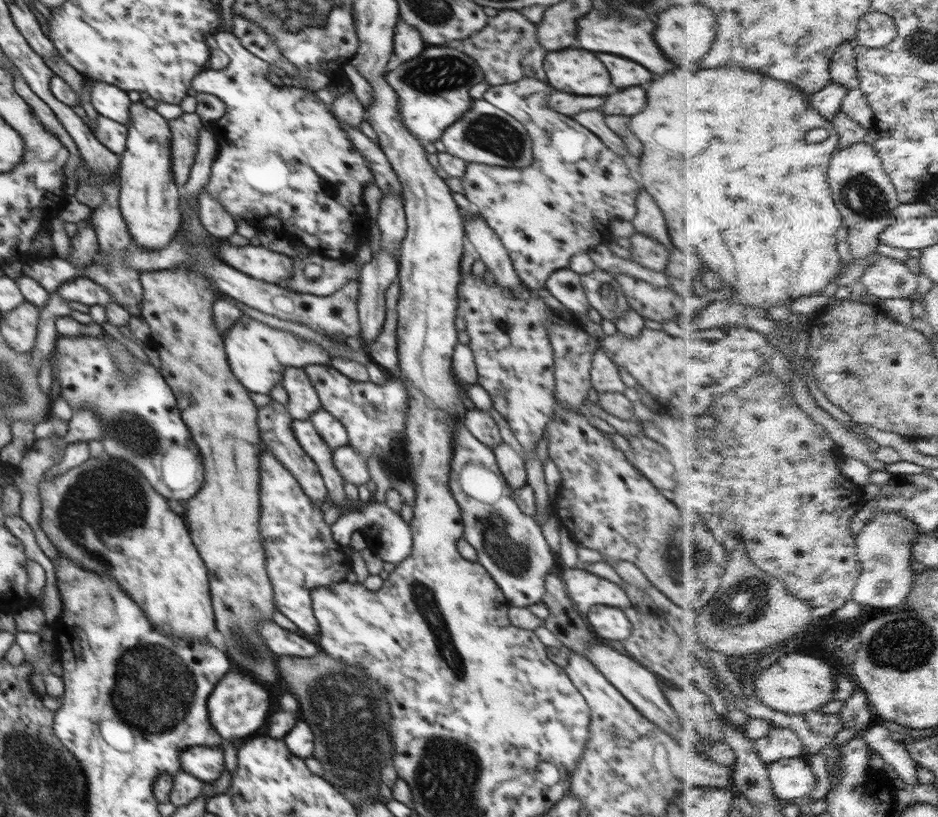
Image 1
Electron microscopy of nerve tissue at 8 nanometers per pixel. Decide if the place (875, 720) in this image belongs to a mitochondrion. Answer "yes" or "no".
no

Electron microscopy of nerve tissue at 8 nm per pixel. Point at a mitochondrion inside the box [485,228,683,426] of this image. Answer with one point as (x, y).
(500, 324)

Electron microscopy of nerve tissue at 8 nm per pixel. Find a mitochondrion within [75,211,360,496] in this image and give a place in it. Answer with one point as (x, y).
(136, 437)

